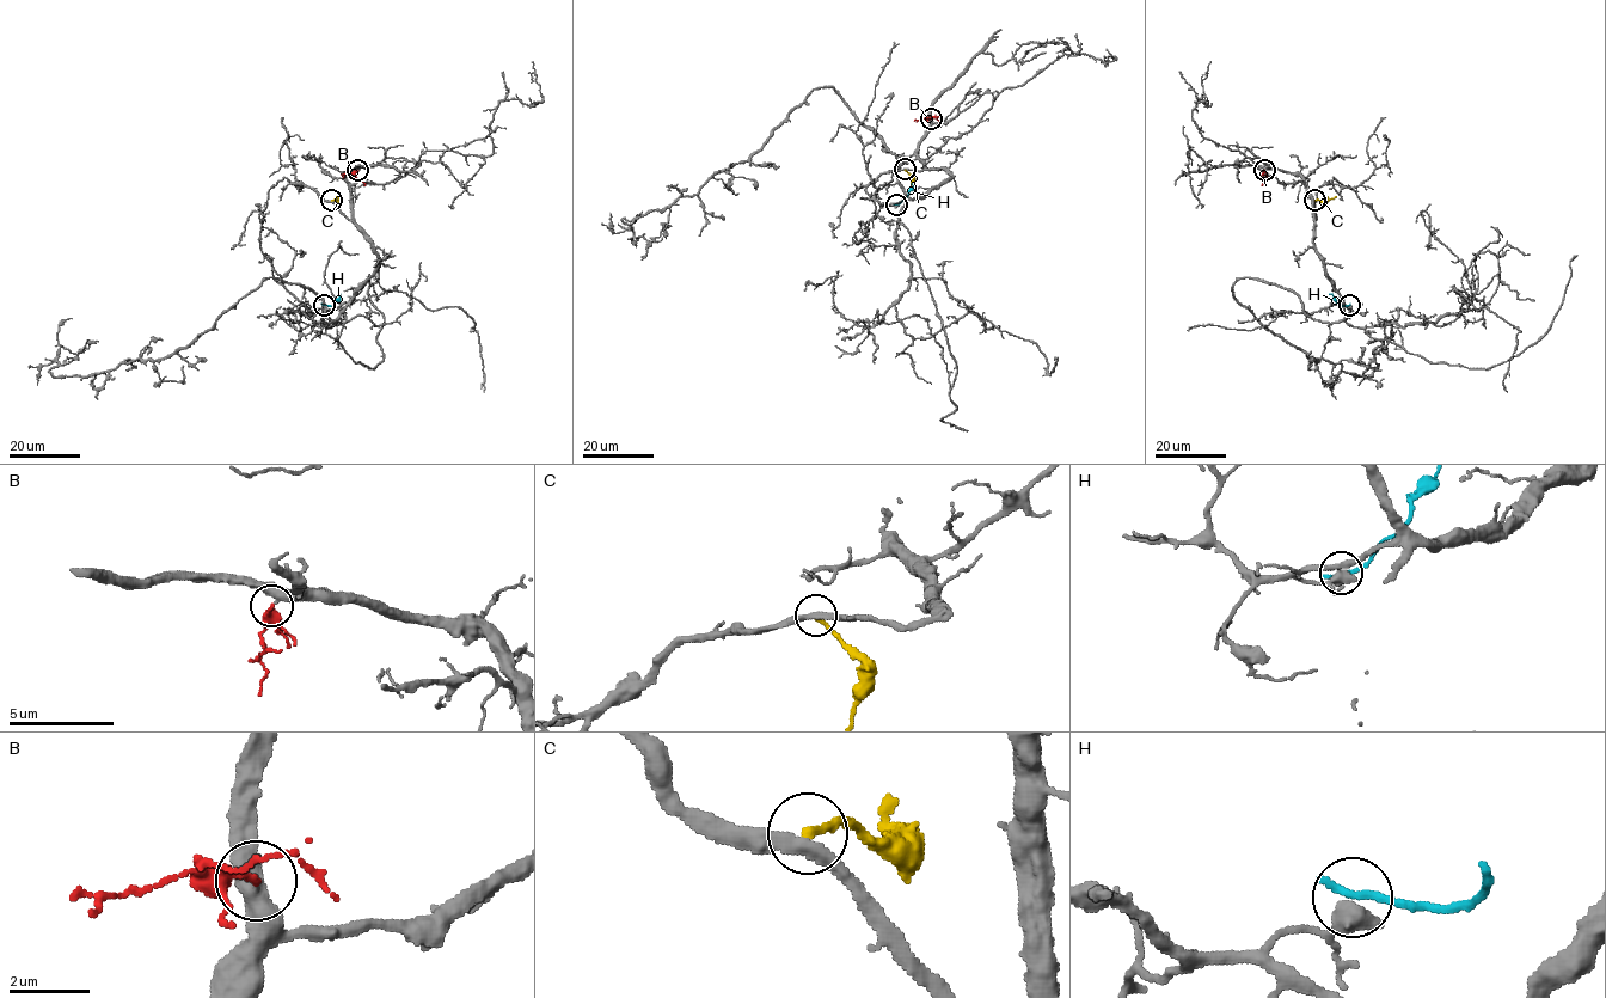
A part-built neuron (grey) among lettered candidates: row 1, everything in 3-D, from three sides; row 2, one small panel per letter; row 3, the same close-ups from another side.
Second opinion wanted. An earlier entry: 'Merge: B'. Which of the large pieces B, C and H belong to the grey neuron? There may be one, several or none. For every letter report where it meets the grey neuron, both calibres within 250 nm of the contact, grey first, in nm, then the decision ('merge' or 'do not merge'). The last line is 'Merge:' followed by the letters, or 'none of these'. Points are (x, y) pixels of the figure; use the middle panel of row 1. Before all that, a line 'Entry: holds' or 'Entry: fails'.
Entry: holds
B: meets grey at (931, 118); 440 nm thick on the grey side, 190 nm on the other; merge
C: meets grey at (905, 169); 320 nm thick on the grey side, 240 nm on the other; do not merge
H: meets grey at (896, 204); 400 nm thick on the grey side, 240 nm on the other; do not merge
Merge: B

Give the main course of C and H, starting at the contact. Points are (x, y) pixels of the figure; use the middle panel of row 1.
C: (905, 170), (912, 177), (909, 190)
H: (896, 203), (906, 197), (912, 183)

